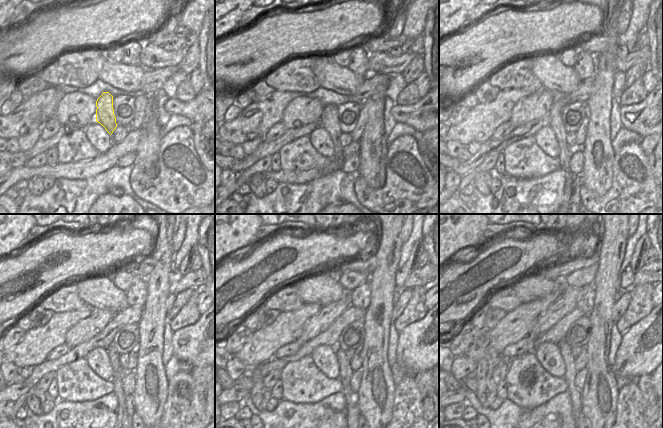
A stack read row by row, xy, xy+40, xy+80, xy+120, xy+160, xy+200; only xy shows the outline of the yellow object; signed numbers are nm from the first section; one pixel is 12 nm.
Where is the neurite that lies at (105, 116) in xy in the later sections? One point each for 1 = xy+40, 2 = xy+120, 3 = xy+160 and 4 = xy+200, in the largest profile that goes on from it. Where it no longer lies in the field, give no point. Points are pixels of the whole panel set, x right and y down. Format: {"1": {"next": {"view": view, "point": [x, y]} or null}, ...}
{"1": {"next": {"view": "xy+40", "point": [329, 118]}}, "2": {"next": {"view": "xy+120", "point": [119, 373]}}, "3": {"next": {"view": "xy+160", "point": [346, 389]}}, "4": {"next": {"view": "xy+200", "point": [572, 389]}}}

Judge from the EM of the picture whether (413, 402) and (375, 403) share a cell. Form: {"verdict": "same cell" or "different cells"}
{"verdict": "different cells"}

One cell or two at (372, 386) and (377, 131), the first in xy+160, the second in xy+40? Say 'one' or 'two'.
one

